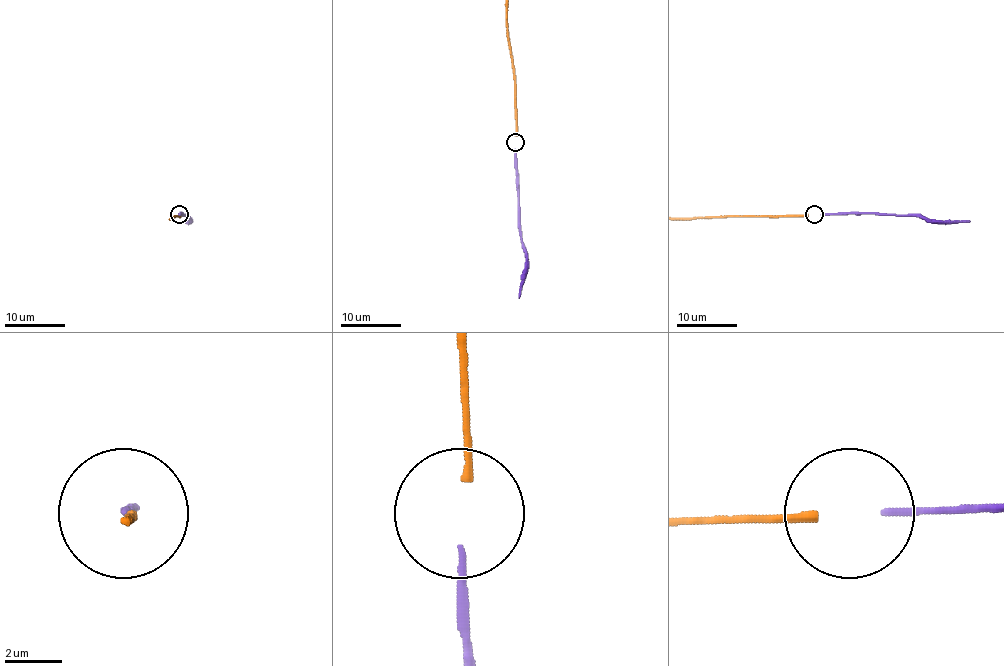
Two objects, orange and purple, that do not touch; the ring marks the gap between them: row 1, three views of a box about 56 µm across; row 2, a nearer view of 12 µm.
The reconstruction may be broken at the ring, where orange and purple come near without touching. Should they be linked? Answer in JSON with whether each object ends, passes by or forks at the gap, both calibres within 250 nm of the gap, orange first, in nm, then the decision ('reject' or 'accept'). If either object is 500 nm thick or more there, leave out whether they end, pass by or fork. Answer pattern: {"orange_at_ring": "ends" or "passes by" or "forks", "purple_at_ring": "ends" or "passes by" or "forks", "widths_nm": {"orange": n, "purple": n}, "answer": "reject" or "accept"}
{"orange_at_ring": "ends", "purple_at_ring": "ends", "widths_nm": {"orange": 320, "purple": 240}, "answer": "reject"}

